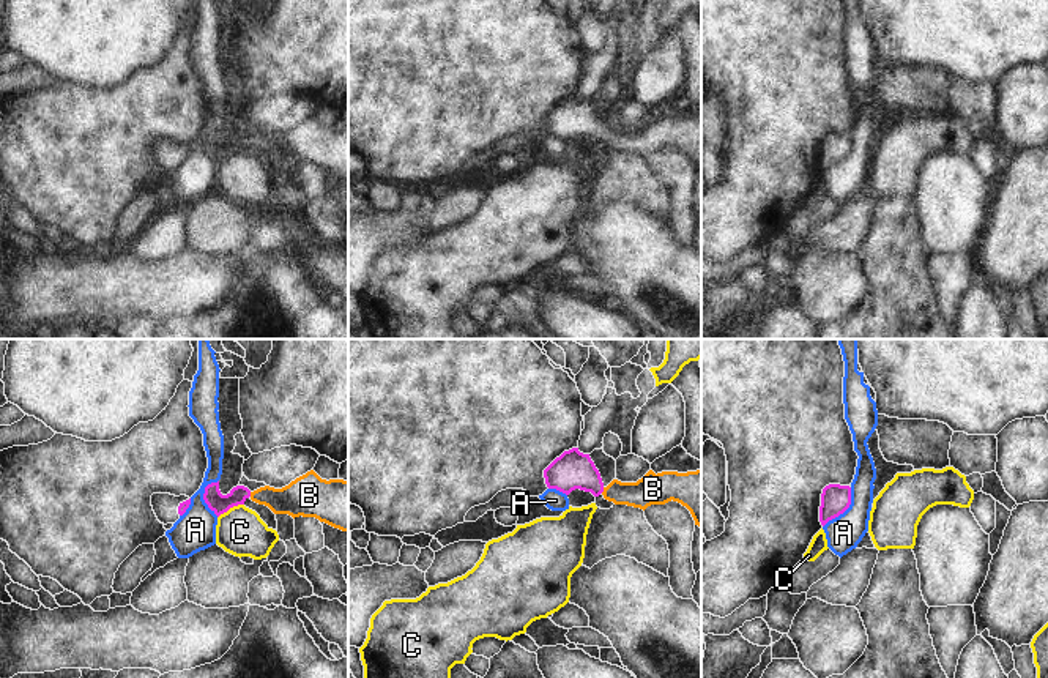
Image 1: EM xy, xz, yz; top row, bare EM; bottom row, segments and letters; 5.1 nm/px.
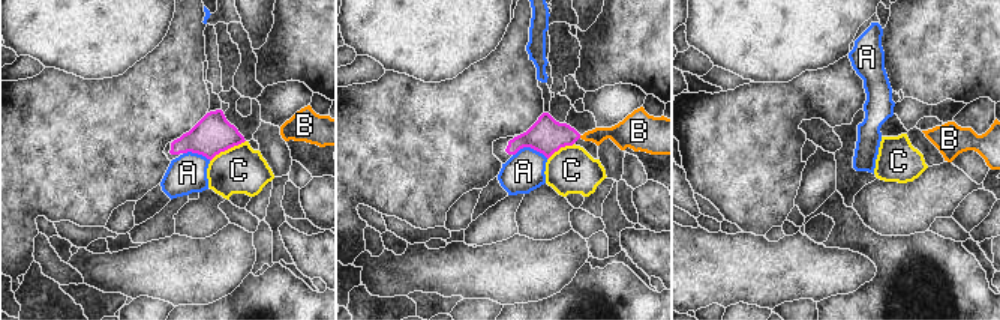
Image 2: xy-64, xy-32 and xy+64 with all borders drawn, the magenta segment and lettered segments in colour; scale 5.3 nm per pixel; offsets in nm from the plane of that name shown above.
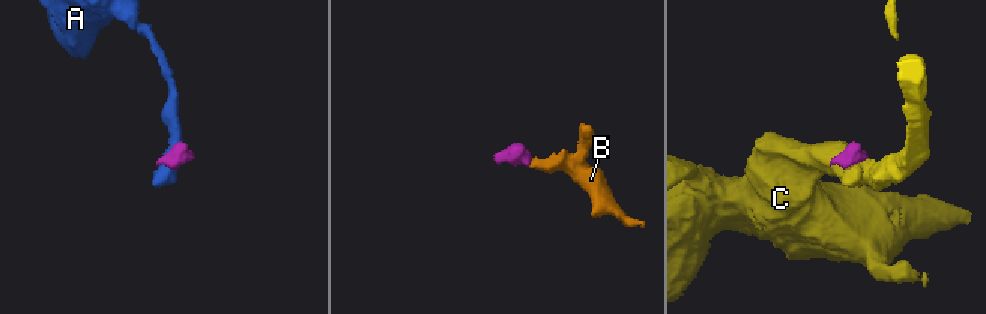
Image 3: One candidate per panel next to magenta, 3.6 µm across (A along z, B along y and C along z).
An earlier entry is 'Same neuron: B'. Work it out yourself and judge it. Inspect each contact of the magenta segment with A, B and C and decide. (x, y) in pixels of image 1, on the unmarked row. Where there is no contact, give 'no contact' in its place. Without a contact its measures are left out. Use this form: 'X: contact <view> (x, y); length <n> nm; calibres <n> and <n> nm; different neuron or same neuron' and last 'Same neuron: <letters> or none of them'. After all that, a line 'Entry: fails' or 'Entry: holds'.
A: contact yz (845, 156); length 260 nm; calibres 150 and 180 nm; different neuron
B: contact xz (602, 137); length 40 nm; calibres 190 and 160 nm; same neuron
C: contact xy (230, 153); length 150 nm; calibres 100 and 240 nm; different neuron
Same neuron: B
Entry: holds

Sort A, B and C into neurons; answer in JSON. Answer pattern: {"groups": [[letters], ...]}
{"groups": [["A"], ["B"], ["C"]]}

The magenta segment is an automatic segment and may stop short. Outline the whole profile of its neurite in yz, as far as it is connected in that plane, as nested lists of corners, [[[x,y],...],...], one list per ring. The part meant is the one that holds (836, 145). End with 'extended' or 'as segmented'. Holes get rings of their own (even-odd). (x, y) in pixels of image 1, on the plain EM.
[[[829,131],[823,136],[819,169],[824,173],[829,167],[843,161],[851,151],[851,134],[840,131]]]; as segmented

